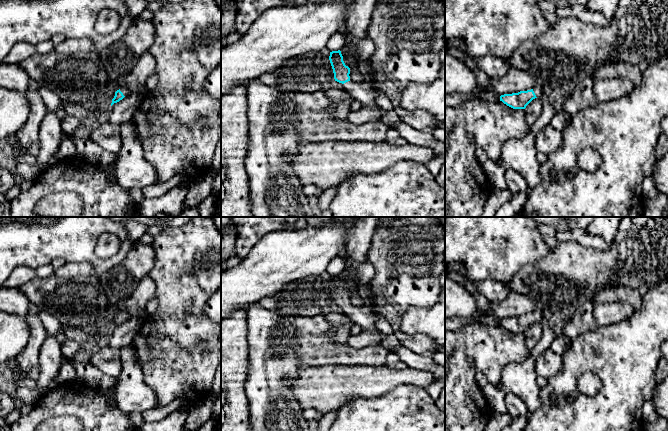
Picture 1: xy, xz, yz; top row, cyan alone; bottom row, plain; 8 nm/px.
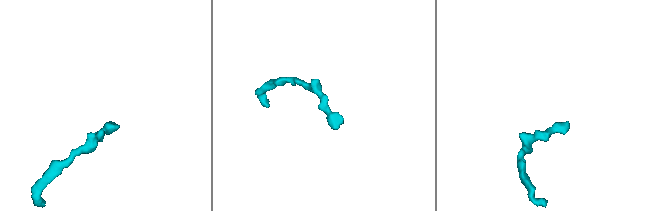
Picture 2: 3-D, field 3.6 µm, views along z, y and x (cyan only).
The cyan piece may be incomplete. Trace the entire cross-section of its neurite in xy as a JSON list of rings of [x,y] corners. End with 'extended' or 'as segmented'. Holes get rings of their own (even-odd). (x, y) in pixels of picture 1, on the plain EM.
[[[121,310],[119,314],[117,314],[115,316],[115,320],[114,322],[112,323],[112,327],[111,327],[111,330],[114,328],[114,327],[117,327],[119,326],[120,324],[122,324],[124,321],[126,321],[127,319],[129,319],[131,316],[131,314],[126,311],[126,310]]] | extended

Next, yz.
[[[537,306],[531,314],[501,319],[500,325],[513,333],[525,333],[533,323],[541,322],[542,320],[543,310]]] | extended

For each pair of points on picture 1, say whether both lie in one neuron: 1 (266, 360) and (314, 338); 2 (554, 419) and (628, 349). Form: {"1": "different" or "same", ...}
{"1": "different", "2": "same"}

